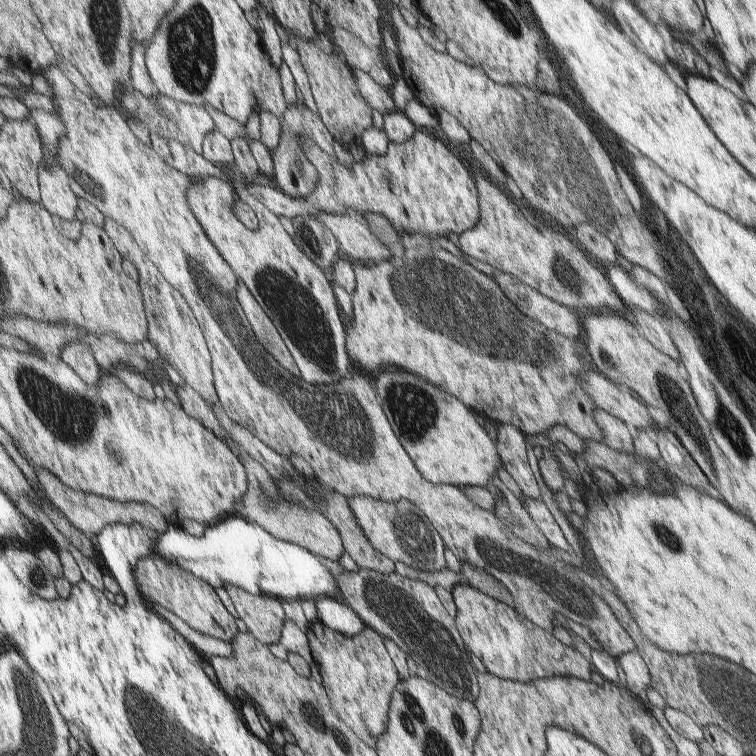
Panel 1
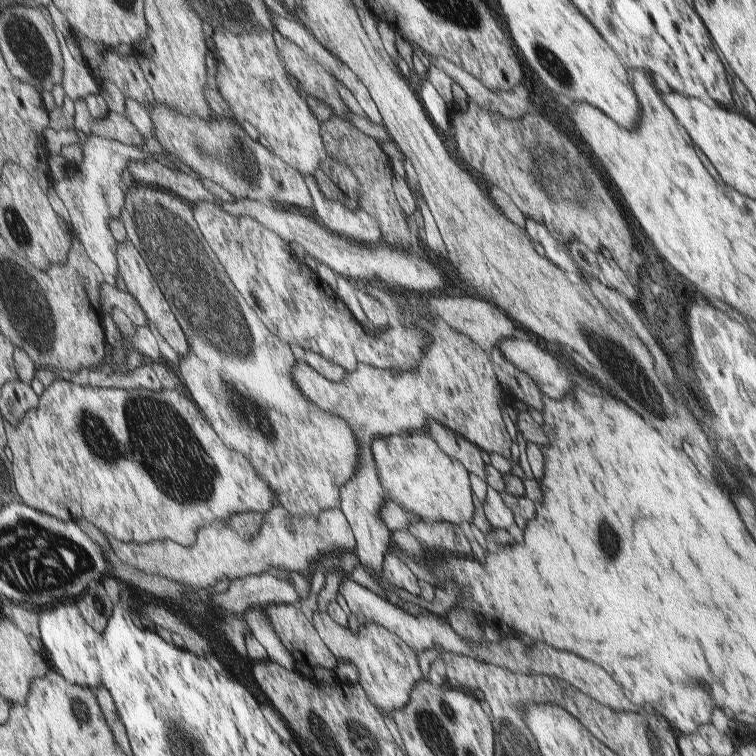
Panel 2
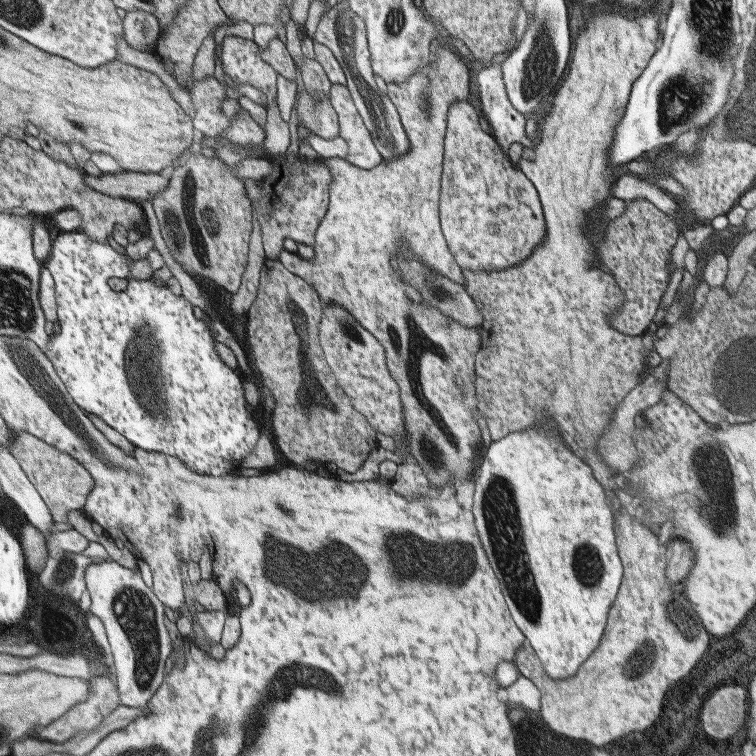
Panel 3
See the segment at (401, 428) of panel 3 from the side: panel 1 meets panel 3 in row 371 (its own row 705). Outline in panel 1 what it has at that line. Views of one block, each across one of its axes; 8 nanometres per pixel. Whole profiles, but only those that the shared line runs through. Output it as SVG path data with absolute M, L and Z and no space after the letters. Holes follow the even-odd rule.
M320 620L311 624L311 628L305 634L332 708L342 722L345 722L364 744L374 750L378 737L386 732L392 692L398 682L397 666L389 654L387 641L373 628L366 626L354 636L336 632L334 656L334 642L326 638L326 626L322 626Z

